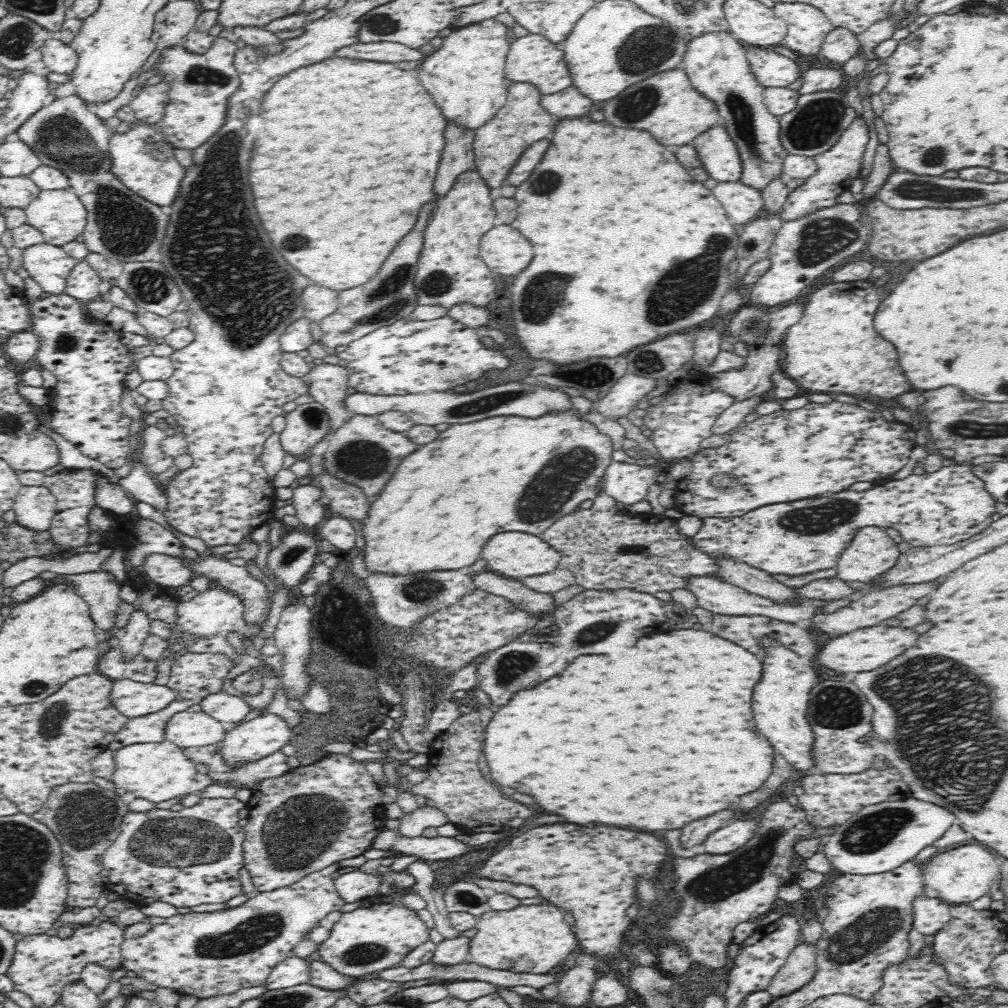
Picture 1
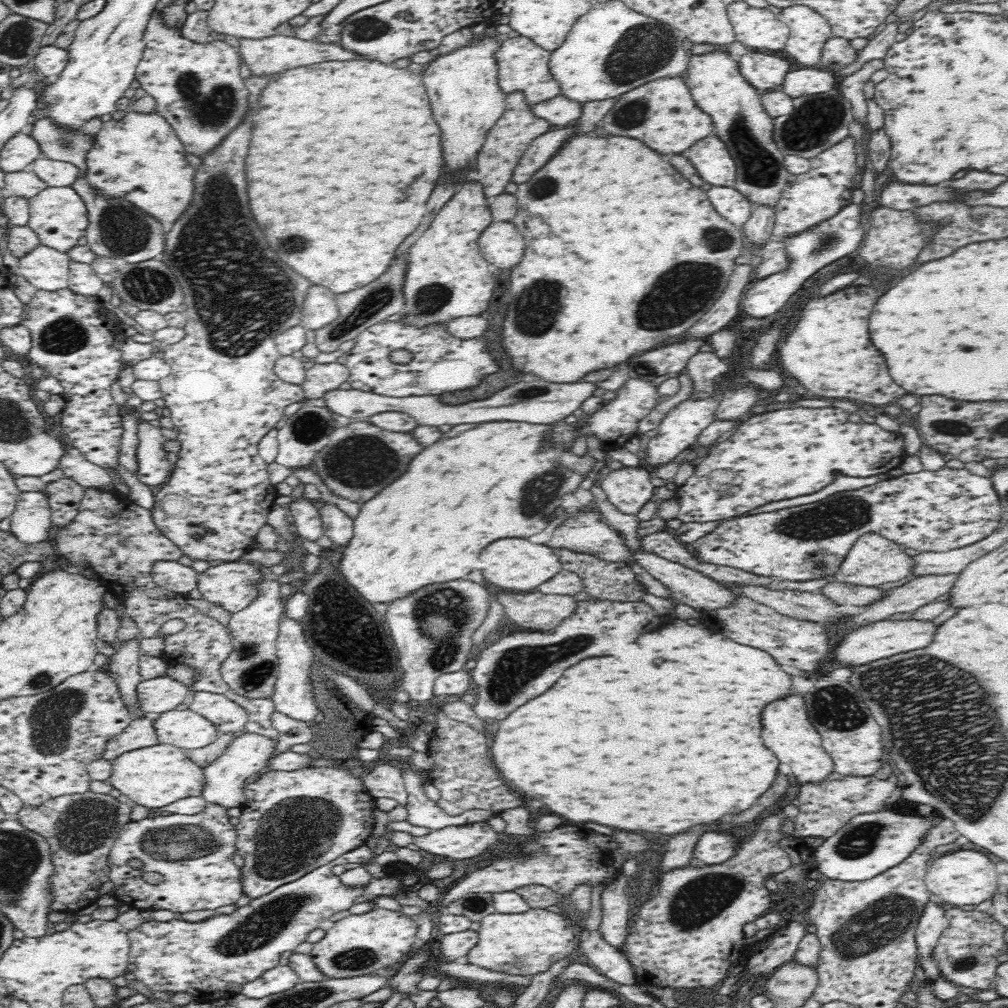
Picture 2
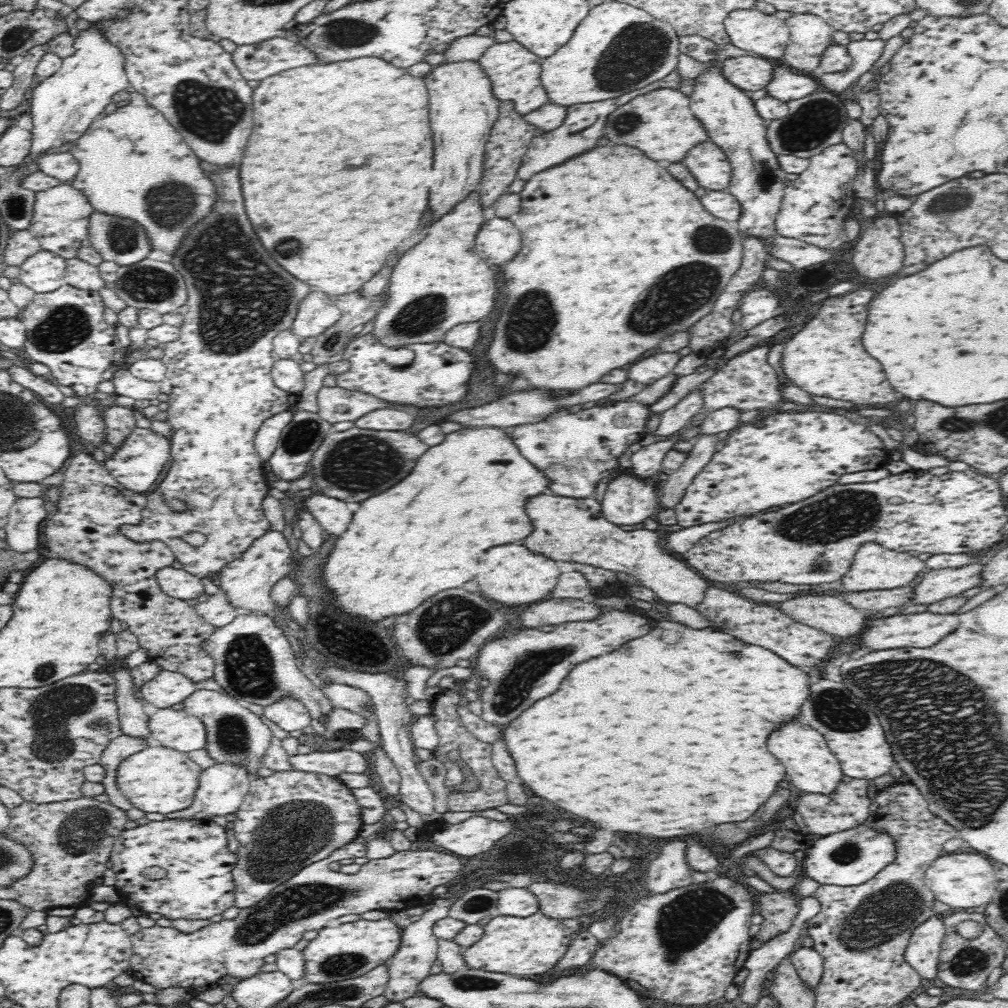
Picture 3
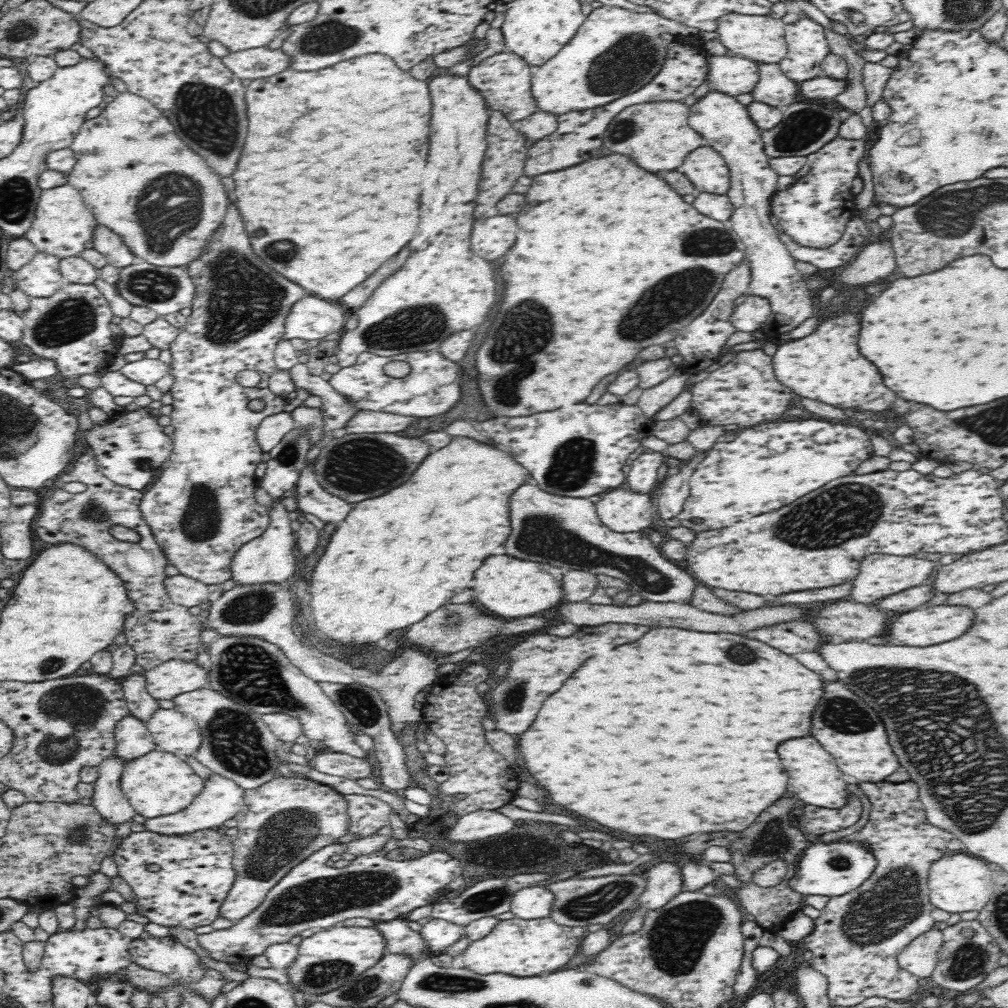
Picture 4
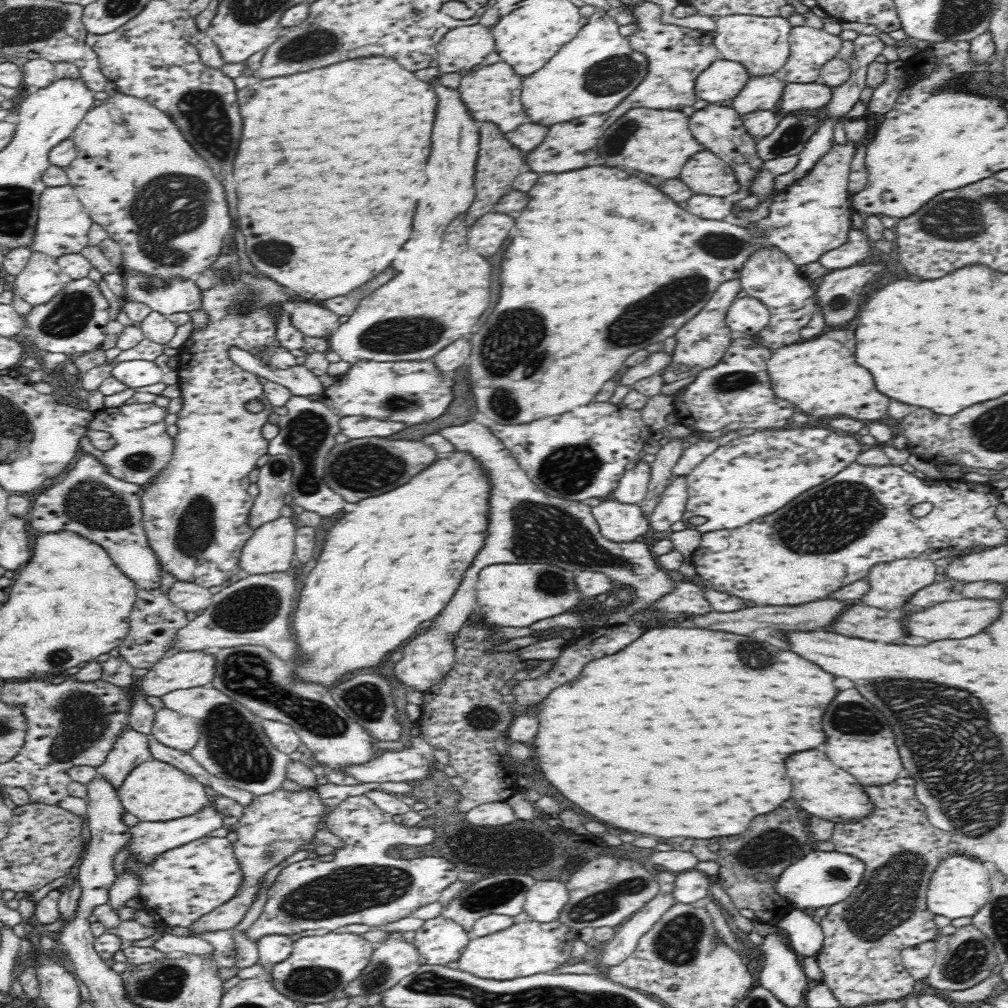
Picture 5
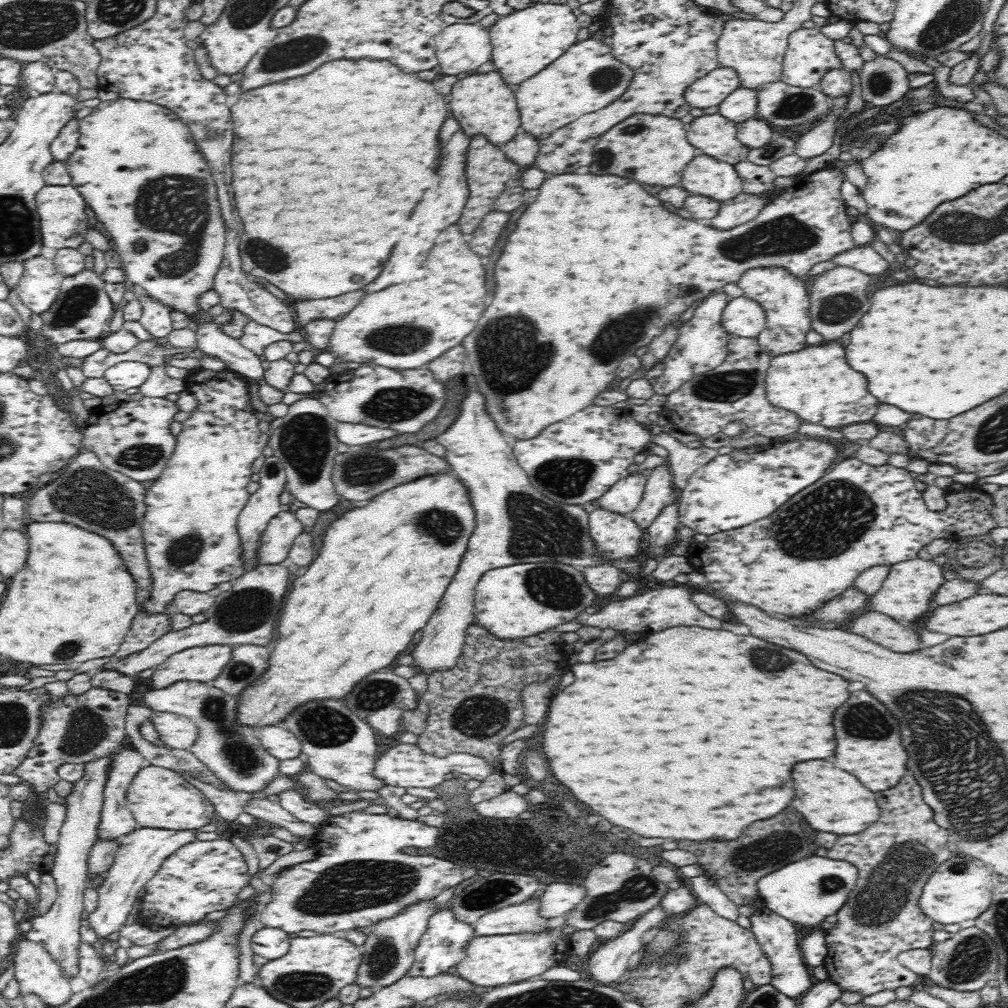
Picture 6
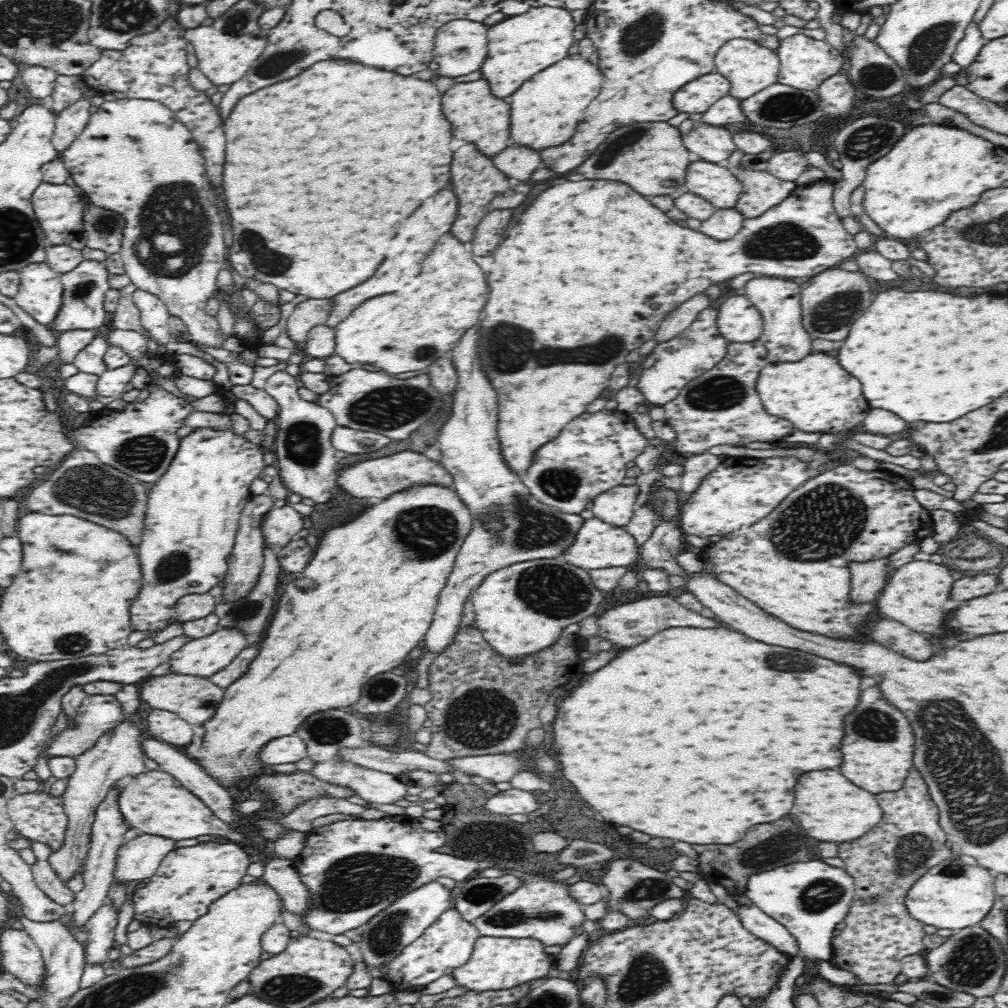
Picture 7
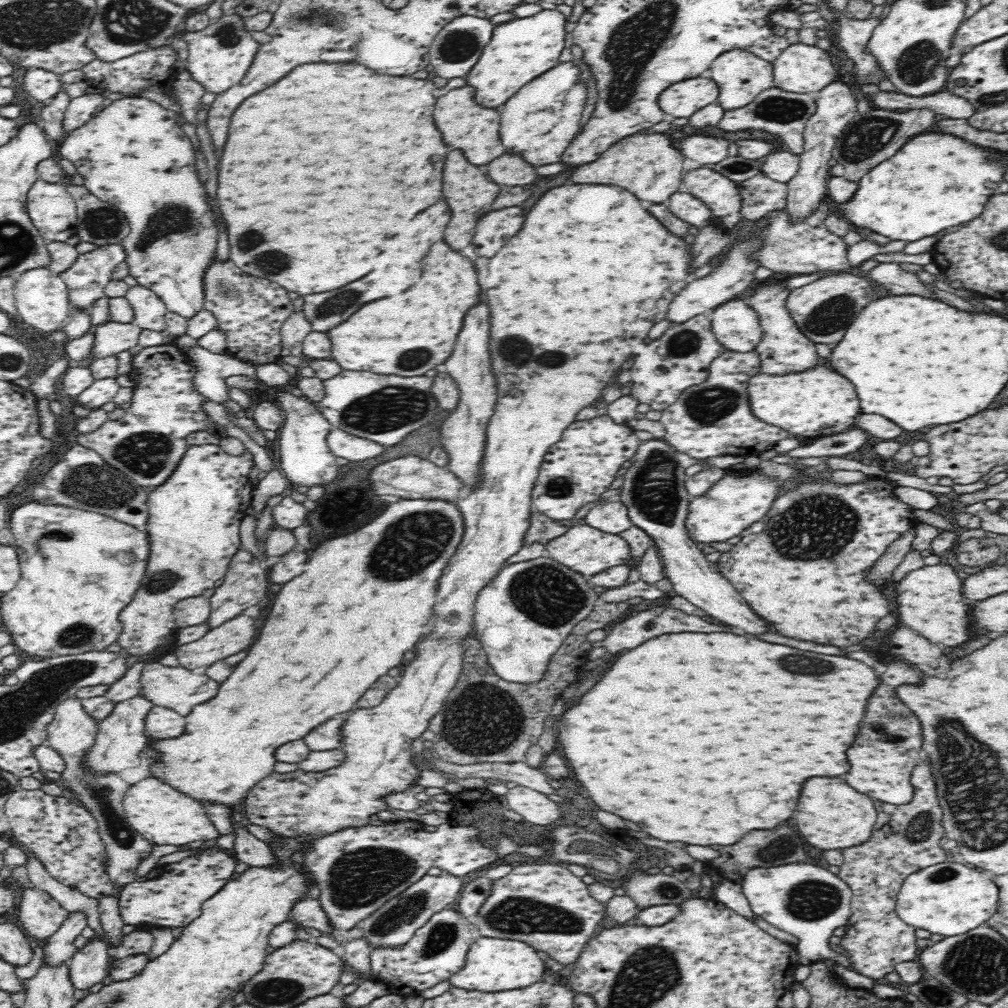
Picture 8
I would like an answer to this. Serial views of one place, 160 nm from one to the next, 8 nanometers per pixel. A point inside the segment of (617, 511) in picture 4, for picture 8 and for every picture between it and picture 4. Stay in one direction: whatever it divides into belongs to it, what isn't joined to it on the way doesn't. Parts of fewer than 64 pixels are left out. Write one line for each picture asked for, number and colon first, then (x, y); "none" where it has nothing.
5: (619, 522)
6: (617, 534)
7: (598, 544)
8: (583, 548)

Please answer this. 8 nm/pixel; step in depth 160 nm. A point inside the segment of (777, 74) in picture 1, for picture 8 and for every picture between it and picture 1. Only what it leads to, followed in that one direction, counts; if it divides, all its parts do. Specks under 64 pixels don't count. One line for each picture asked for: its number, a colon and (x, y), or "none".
2: (763, 71)
3: (749, 72)
4: (731, 74)
5: (724, 79)
6: (710, 90)
7: (699, 95)
8: (682, 99)

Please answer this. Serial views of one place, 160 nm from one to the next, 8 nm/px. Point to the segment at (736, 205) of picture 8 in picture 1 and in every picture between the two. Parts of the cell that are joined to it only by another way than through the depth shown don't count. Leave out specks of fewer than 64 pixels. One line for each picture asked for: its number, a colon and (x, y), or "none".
1: (718, 152)
2: (711, 158)
3: (708, 162)
4: (707, 169)
5: (706, 173)
6: (707, 176)
7: (712, 181)

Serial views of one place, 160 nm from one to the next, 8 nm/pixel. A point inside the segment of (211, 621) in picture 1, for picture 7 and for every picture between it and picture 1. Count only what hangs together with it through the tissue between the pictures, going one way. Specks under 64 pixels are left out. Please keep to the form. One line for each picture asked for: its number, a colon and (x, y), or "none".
2: (229, 585)
3: (247, 582)
4: (267, 559)
5: (271, 548)
6: (275, 542)
7: (279, 527)

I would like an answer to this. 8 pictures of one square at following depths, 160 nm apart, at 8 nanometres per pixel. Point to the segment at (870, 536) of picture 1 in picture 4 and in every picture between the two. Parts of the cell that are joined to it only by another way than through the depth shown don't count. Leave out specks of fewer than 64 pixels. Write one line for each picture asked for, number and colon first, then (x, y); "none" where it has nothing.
2: (874, 559)
3: (875, 567)
4: (880, 575)

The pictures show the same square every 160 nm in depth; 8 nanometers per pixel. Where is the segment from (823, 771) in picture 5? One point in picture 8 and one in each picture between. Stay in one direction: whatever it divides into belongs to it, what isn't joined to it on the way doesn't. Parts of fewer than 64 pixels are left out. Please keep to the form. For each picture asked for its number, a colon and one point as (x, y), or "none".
6: (830, 799)
7: (830, 808)
8: (833, 816)

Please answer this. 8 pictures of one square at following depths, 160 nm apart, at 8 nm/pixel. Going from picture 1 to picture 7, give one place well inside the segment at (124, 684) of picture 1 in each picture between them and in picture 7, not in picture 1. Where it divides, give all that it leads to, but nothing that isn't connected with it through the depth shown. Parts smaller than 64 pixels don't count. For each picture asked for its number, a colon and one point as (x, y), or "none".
2: (158, 695)
3: (168, 688)
4: (174, 677)
5: (184, 669)
6: (201, 664)
7: (202, 657)

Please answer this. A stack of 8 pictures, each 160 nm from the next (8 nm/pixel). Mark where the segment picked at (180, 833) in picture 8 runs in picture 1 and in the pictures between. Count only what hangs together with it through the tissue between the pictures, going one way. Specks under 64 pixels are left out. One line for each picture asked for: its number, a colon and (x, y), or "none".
1: (157, 771)
2: (155, 776)
3: (158, 779)
4: (159, 783)
5: (155, 790)
6: (158, 797)
7: (153, 802)

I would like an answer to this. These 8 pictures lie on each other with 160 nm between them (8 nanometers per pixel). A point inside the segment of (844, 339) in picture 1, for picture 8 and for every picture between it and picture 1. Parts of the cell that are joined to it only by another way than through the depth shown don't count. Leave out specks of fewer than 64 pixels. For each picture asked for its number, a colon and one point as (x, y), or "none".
2: (829, 352)
3: (826, 358)
4: (826, 365)
5: (821, 376)
6: (817, 383)
7: (815, 394)
8: (818, 402)

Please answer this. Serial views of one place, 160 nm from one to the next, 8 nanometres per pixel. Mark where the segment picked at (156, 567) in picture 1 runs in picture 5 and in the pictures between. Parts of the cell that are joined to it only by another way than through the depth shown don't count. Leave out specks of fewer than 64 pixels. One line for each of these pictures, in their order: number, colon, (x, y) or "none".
2: (172, 575)
3: (175, 582)
4: (183, 590)
5: (188, 596)

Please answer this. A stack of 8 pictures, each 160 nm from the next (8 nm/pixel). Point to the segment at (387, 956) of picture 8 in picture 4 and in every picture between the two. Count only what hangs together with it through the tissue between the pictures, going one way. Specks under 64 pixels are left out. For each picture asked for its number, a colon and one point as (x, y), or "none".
4: (439, 933)
5: (440, 940)
6: (443, 944)
7: (448, 943)

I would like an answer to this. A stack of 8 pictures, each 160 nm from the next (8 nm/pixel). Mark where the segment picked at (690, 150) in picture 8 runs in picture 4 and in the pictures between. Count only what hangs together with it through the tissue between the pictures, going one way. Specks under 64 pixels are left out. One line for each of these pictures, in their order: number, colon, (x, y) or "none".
4: (726, 124)
5: (720, 128)
6: (714, 134)
7: (712, 143)

